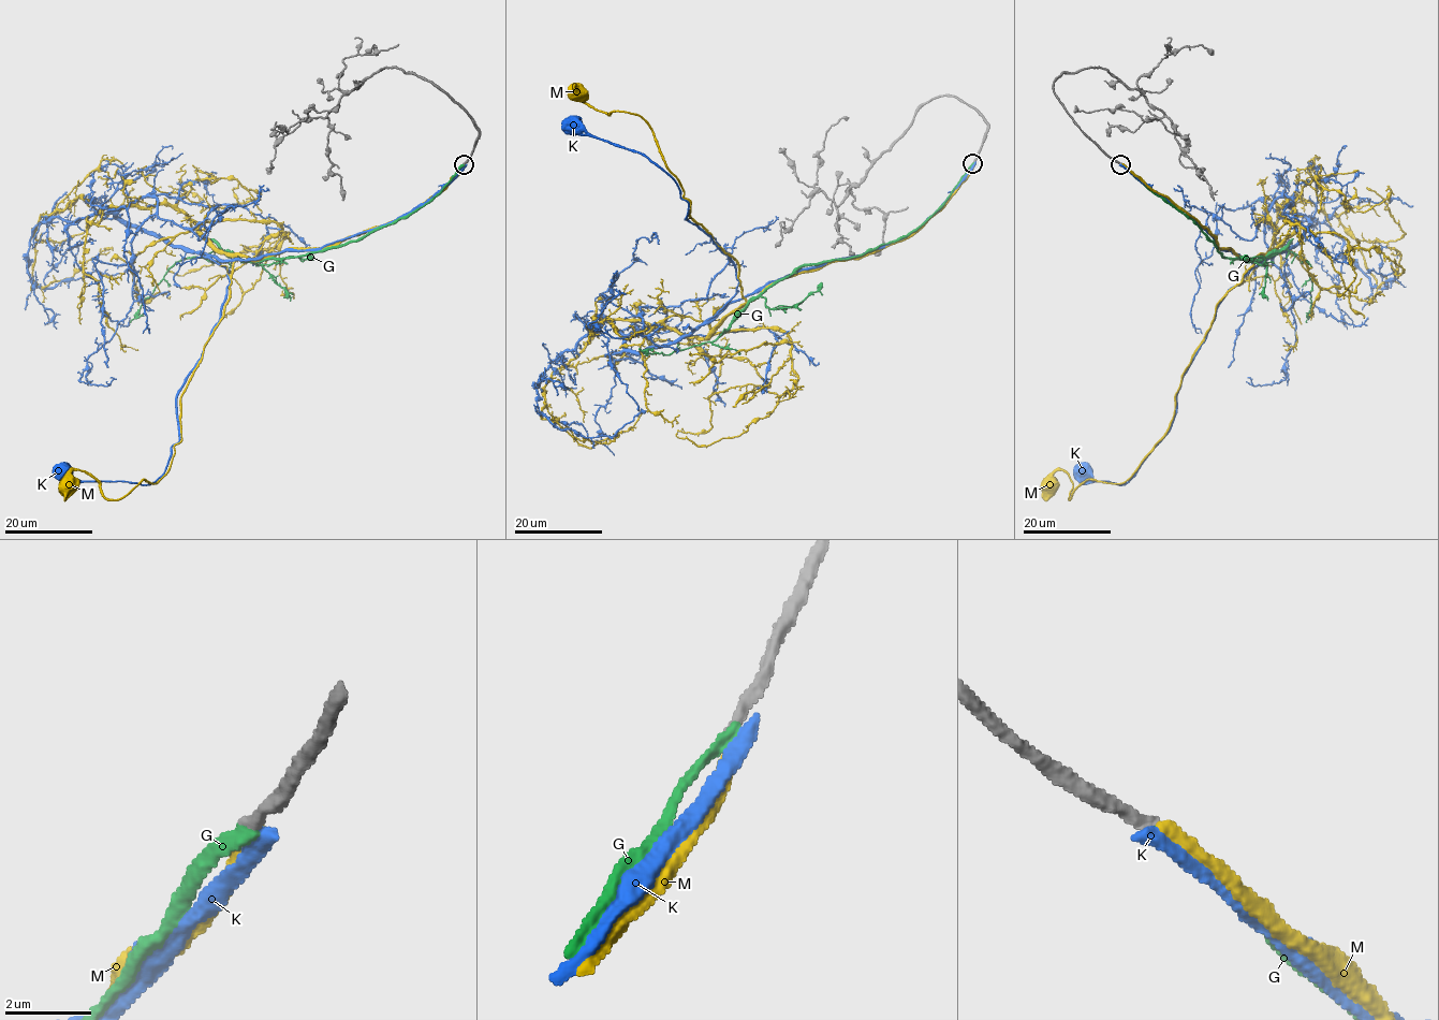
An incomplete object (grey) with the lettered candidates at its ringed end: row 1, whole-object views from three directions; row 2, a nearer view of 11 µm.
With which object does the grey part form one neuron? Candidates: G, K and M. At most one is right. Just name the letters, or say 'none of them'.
G

